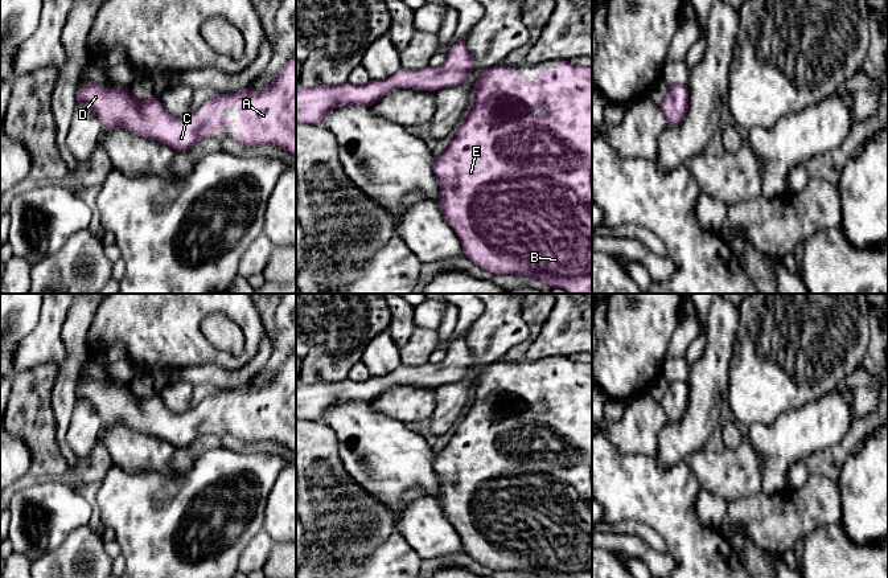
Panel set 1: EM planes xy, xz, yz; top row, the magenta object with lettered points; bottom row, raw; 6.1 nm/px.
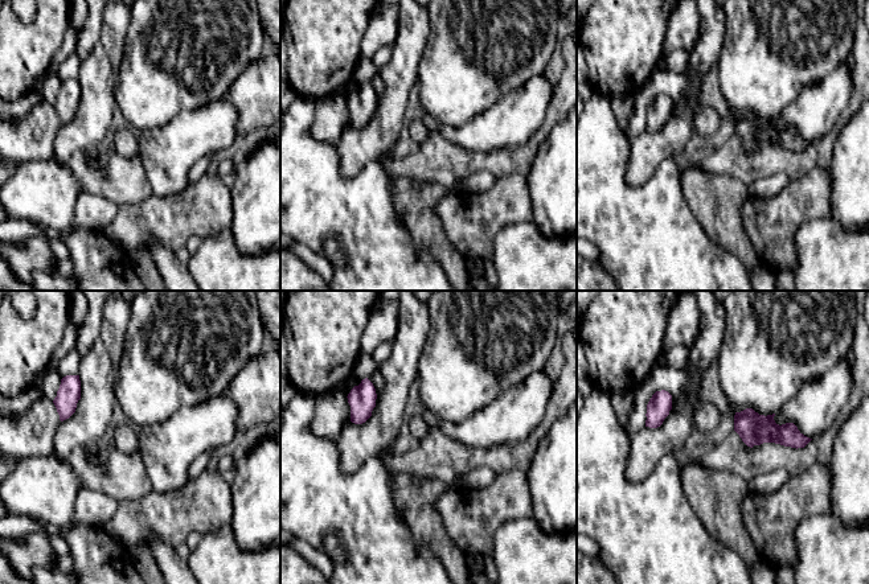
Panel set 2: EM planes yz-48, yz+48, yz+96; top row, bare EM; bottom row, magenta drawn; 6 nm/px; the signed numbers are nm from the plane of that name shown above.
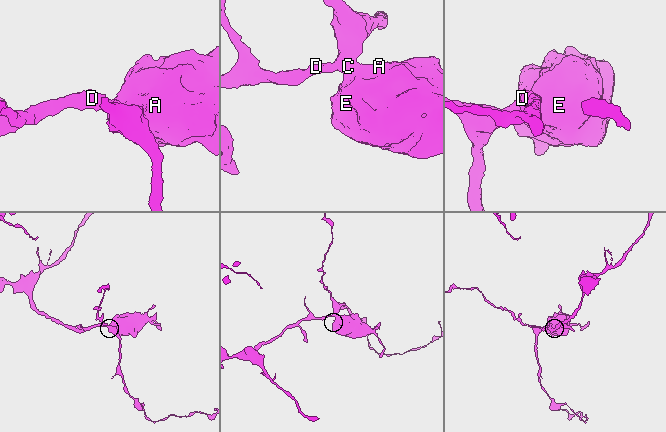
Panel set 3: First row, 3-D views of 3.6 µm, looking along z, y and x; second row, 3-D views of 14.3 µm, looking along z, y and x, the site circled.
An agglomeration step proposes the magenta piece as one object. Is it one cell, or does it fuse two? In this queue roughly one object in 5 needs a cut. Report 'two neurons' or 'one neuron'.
one neuron

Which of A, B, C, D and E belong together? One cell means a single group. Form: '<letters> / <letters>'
A B C D E

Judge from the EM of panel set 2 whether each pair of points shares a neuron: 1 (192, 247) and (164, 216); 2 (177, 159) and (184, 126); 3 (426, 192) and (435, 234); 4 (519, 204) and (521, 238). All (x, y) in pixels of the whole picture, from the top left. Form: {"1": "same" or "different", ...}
{"1": "different", "2": "same", "3": "same", "4": "different"}

